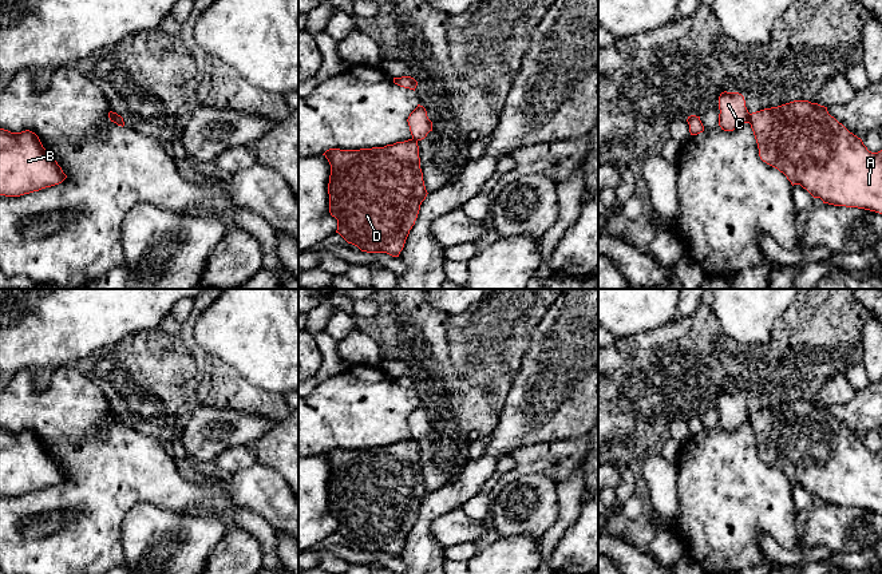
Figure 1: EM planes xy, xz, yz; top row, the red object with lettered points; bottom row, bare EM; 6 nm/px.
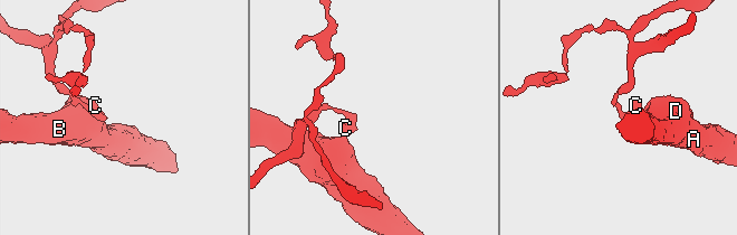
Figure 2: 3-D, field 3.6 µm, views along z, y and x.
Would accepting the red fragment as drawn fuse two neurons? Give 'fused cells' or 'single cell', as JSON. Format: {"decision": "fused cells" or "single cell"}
{"decision": "fused cells"}

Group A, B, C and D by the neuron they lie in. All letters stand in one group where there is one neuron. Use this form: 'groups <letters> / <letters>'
groups A B D / C

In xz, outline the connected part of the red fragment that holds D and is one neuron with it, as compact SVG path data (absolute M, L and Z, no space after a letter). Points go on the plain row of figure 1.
M418 440L360 450L329 448L323 455L331 464L329 512L337 519L336 533L361 551L399 557L428 494Z

